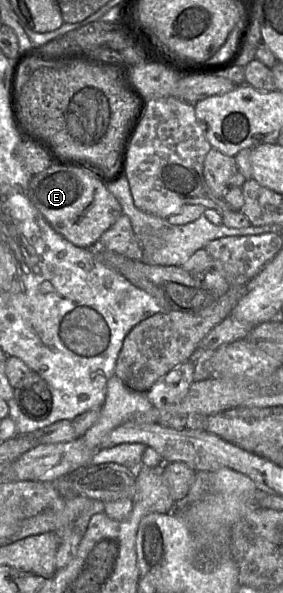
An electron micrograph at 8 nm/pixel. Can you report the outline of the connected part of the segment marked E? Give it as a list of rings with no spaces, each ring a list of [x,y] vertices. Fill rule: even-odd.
[[[51,164],[46,170],[32,176],[28,197],[59,235],[80,248],[98,247],[97,242],[101,236],[123,214],[120,203],[106,185],[89,171],[75,167]]]

